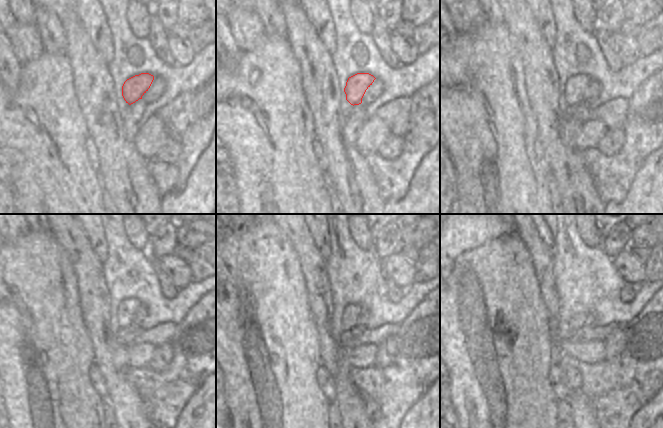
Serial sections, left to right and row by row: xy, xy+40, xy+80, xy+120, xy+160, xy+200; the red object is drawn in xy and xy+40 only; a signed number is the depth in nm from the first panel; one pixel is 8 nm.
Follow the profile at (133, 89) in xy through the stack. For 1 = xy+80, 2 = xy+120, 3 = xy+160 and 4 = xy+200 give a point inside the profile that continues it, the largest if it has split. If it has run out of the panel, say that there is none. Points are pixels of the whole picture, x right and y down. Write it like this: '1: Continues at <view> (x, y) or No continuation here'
1: Continues at xy+80 (576, 86)
2: Continues at xy+120 (127, 309)
3: Continues at xy+160 (351, 312)
4: Continues at xy+200 (577, 320).

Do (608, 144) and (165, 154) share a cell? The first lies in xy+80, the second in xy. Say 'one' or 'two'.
one

